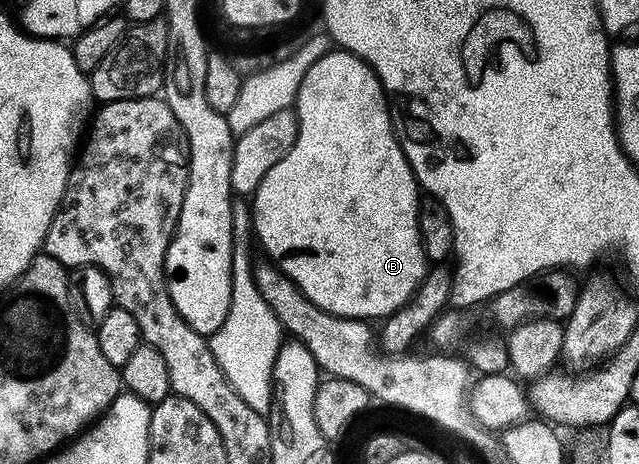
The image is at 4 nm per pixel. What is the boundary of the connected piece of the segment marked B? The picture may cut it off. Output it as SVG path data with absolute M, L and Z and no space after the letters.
M331 50L324 58L320 58L304 74L304 82L298 91L296 101L298 114L298 133L296 142L268 174L264 174L264 182L255 190L252 197L254 203L254 232L262 243L262 248L267 257L277 264L278 269L296 285L303 295L315 303L322 311L331 312L333 315L346 316L356 320L369 321L370 316L385 318L391 316L396 309L404 306L412 298L412 294L422 285L426 276L428 261L422 249L422 239L418 229L418 202L420 189L414 172L408 166L408 158L404 150L398 145L398 136L394 133L394 124L390 120L388 97L382 91L382 84L374 72L358 56L351 52Z

